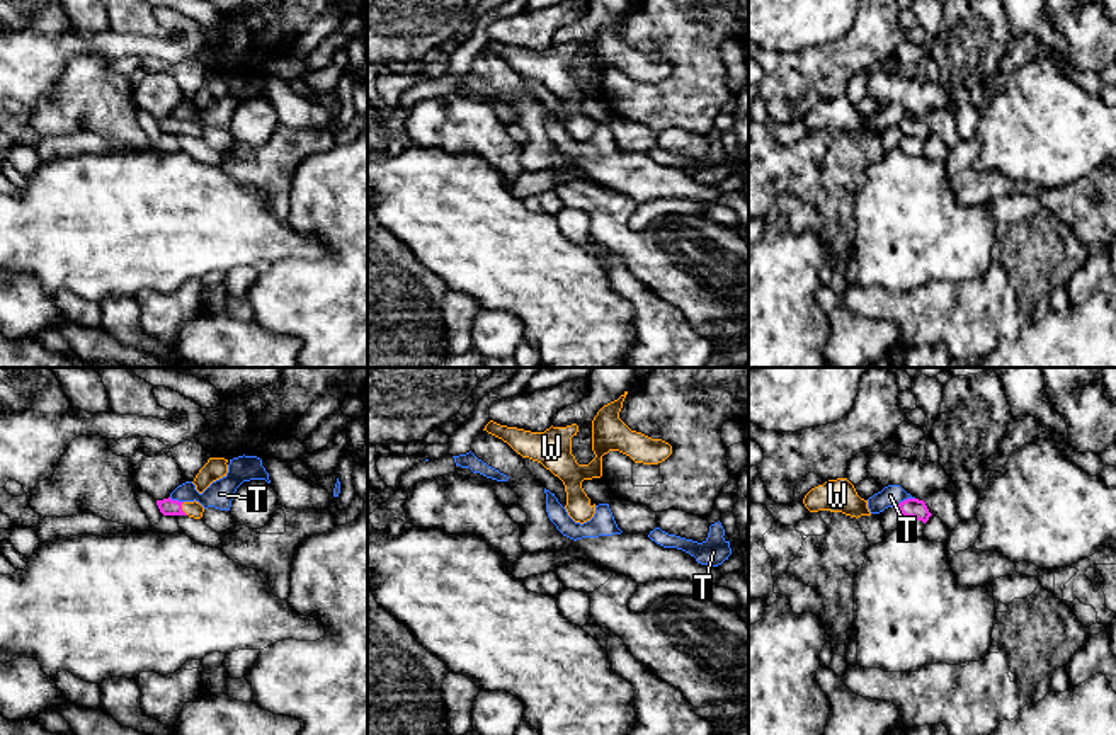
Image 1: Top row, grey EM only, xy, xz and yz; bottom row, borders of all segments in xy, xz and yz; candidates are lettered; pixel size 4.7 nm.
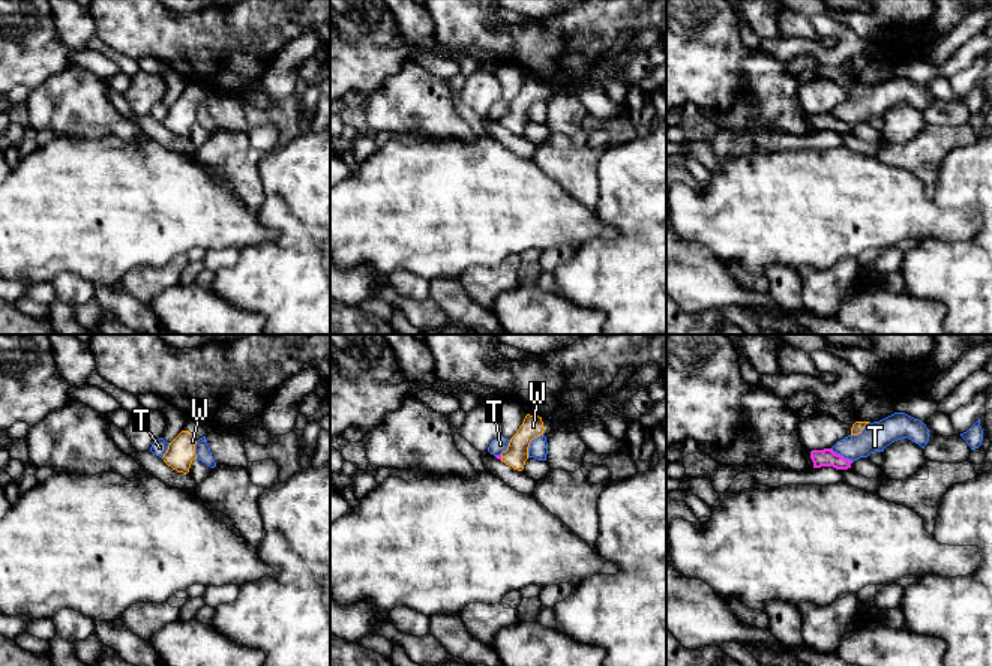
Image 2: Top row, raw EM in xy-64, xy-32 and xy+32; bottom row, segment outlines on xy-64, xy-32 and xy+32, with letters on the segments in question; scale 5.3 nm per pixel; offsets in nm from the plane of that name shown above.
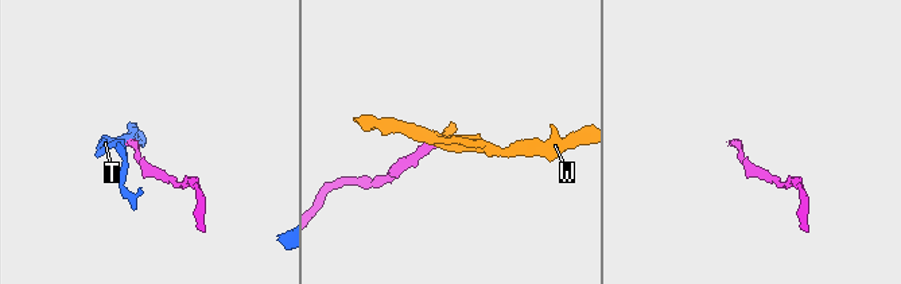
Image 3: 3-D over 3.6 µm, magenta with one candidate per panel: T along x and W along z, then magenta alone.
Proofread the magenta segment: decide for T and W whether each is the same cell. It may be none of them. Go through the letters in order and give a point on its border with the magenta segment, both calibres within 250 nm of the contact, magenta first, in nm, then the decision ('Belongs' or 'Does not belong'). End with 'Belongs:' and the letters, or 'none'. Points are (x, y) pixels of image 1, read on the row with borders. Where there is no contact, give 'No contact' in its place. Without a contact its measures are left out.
T: Touches magenta at yz (907, 499). Thickness 100 nm (magenta) against 100 nm. Does not belong
W: Touches magenta at xy (181, 509). Thickness 80 nm (magenta) against 80 nm. Belongs
Belongs: W

